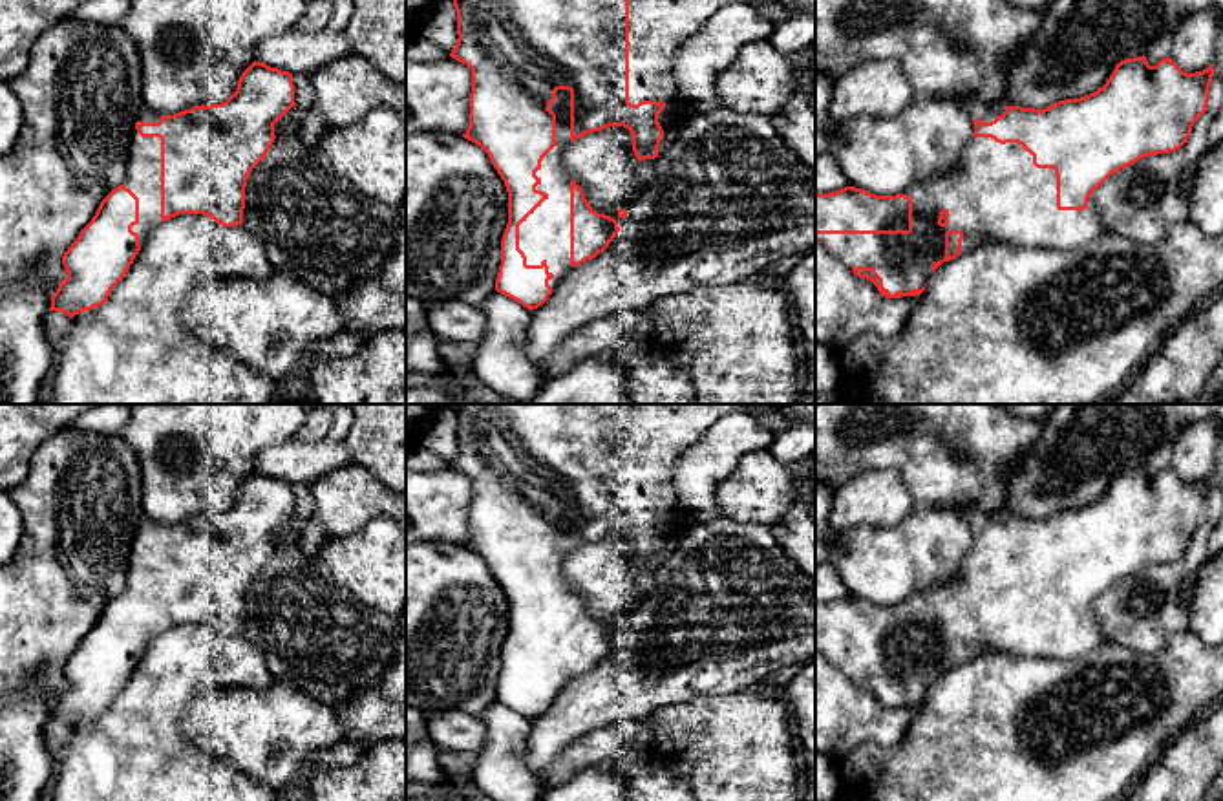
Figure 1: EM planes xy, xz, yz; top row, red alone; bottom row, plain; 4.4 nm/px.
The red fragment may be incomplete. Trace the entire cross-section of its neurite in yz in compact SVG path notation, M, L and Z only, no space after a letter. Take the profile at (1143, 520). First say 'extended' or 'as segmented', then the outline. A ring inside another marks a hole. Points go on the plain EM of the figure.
extended; M1146 466L1121 470L1106 494L1080 508L1058 510L1044 519L996 516L976 521L974 545L947 585L914 593L903 603L876 605L856 596L815 603L815 651L870 689L881 706L920 706L931 684L984 647L1027 658L1075 660L1108 642L1095 616L1093 600L1111 583L1143 567L1179 560L1194 532L1207 521L1214 474L1186 483L1170 466L1150 475Z

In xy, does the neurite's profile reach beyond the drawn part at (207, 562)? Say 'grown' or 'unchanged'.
grown

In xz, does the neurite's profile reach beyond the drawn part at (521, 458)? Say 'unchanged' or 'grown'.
grown

